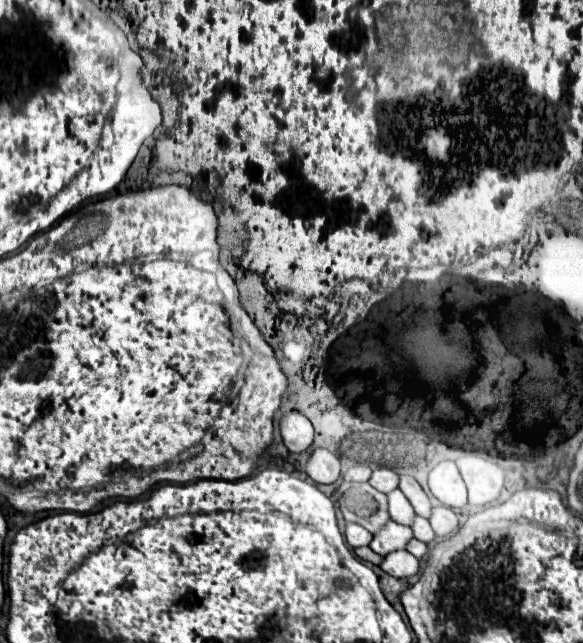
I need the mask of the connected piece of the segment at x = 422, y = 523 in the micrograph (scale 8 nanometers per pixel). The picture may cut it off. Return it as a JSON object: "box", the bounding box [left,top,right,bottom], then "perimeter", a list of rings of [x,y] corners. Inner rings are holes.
{"box":[412,516,436,544],"perimeter":[[[416,516],[414,526],[412,526],[412,532],[414,532],[414,536],[416,536],[420,542],[424,542],[424,544],[434,542],[434,538],[436,538],[430,522],[428,522],[426,518],[422,518],[422,516]]]}

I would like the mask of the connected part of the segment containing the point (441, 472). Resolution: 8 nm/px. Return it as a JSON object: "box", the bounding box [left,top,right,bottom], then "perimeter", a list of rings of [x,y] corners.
{"box":[428,462,466,508],"perimeter":[[[440,462],[428,474],[430,492],[446,506],[458,508],[466,504],[466,486],[454,462]]]}

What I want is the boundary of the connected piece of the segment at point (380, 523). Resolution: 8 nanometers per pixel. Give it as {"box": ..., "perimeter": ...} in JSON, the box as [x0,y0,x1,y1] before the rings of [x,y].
{"box":[336,482,390,534],"perimeter":[[[342,482],[336,496],[344,520],[364,526],[370,534],[378,534],[390,520],[388,498],[368,482]]]}

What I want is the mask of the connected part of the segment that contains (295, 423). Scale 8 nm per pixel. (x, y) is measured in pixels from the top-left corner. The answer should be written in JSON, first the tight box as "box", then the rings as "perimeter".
{"box":[280,410,314,454],"perimeter":[[[296,410],[288,412],[280,422],[280,432],[282,432],[284,444],[288,446],[290,452],[302,454],[312,448],[314,428],[312,428],[310,420],[304,418],[300,412],[296,412]]]}

